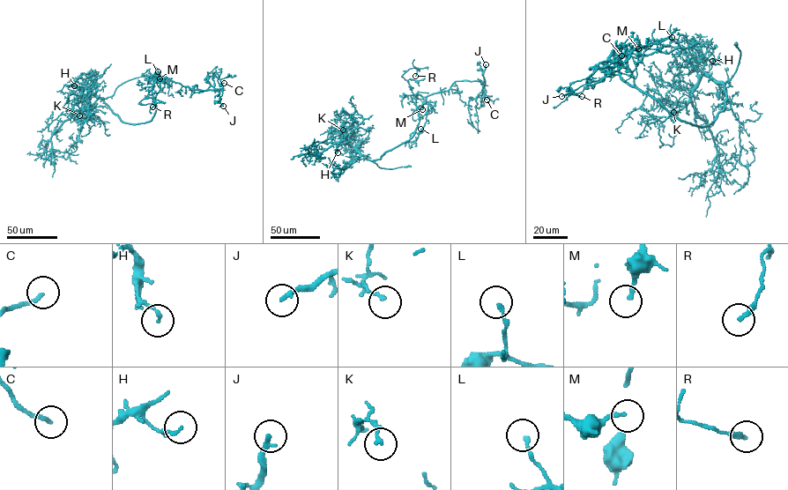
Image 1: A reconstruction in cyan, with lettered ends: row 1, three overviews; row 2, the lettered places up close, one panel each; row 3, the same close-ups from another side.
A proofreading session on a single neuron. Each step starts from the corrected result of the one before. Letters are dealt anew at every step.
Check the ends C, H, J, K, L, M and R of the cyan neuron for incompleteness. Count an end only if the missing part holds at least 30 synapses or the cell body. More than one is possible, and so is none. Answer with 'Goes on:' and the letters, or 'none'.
Goes on: none

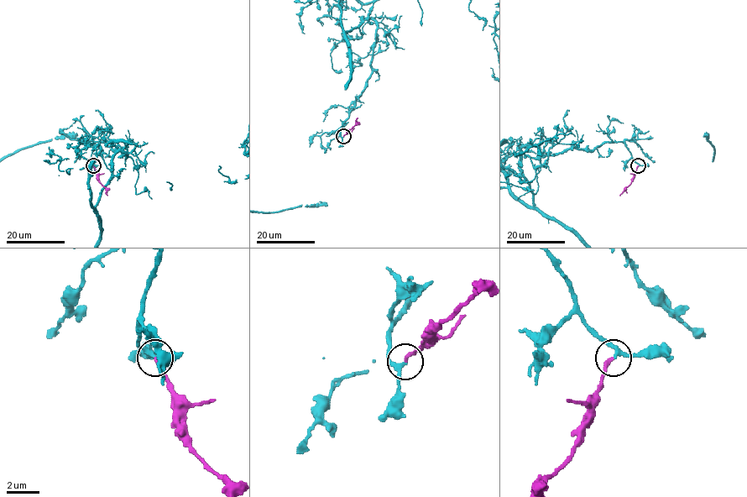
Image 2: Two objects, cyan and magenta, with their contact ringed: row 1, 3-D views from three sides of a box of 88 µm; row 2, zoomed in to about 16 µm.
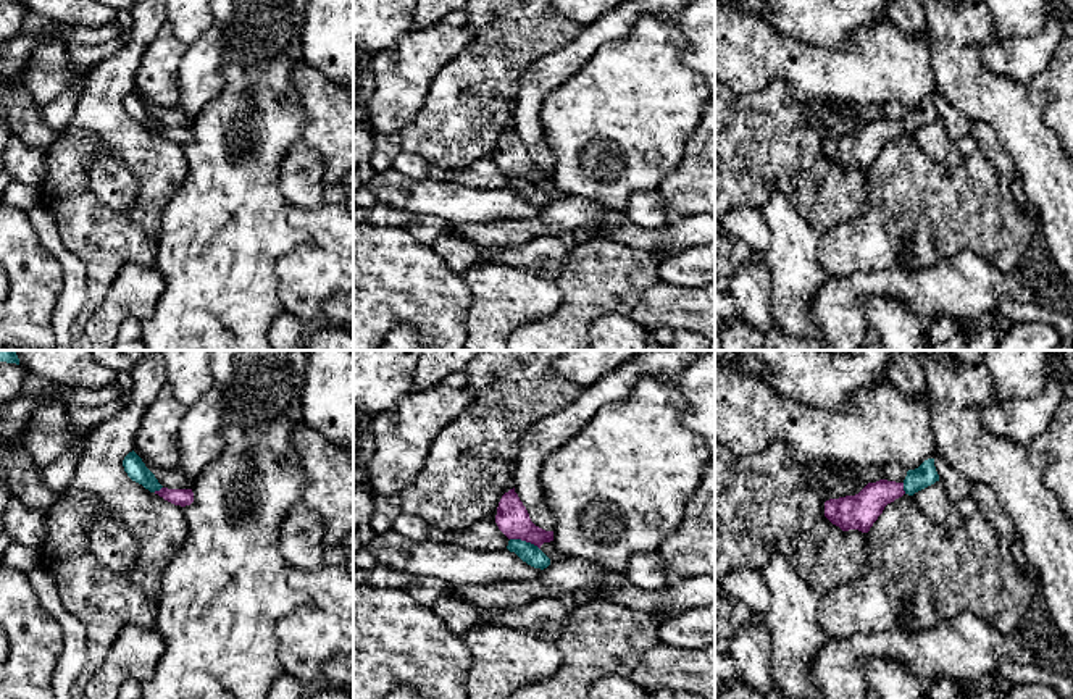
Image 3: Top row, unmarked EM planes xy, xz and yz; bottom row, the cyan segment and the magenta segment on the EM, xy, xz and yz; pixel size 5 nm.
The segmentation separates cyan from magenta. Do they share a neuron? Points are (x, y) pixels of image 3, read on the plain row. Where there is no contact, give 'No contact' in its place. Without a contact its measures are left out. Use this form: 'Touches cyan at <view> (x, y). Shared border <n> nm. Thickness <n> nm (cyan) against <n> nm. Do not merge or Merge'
Touches cyan at xz (525, 179). Shared border 160 nm. Thickness 100 nm (cyan) against 160 nm. Merge

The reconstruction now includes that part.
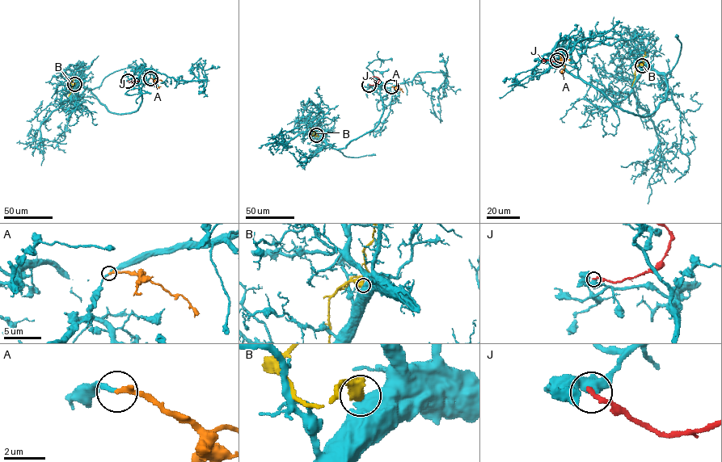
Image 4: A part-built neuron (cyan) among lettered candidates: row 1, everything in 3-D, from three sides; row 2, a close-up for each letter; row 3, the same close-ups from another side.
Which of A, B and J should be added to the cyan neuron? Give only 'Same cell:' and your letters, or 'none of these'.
Same cell: A

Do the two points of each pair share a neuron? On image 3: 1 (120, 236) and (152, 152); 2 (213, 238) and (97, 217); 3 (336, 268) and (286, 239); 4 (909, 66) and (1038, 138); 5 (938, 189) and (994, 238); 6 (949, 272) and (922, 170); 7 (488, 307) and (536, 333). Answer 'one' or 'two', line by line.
1: one
2: two
3: two
4: two
5: one
6: two
7: two

